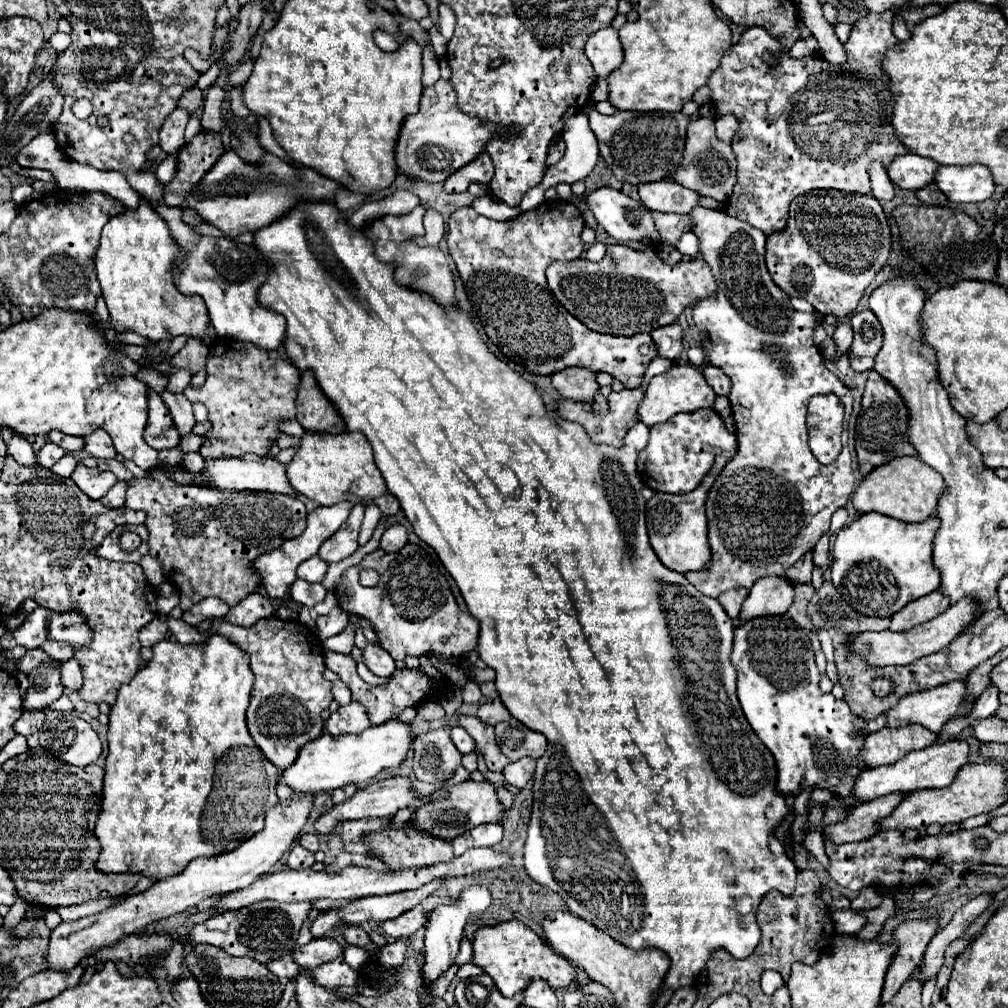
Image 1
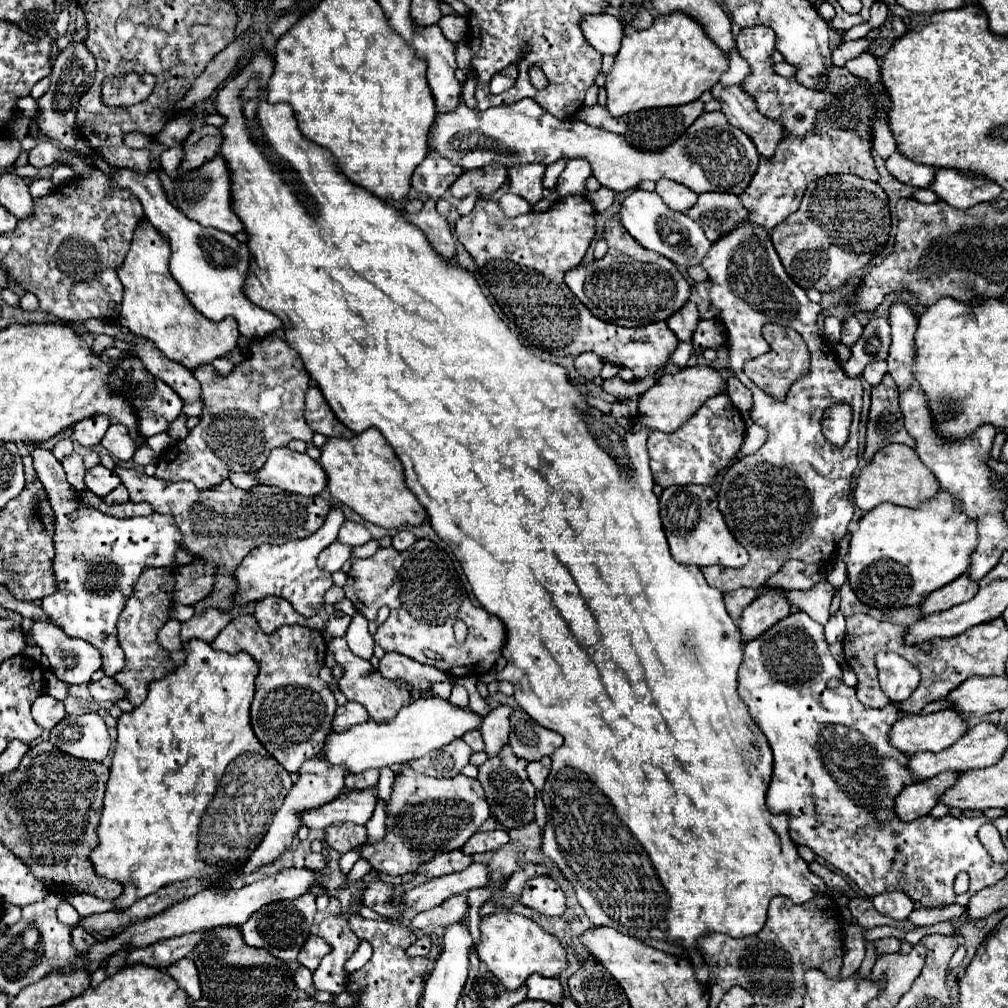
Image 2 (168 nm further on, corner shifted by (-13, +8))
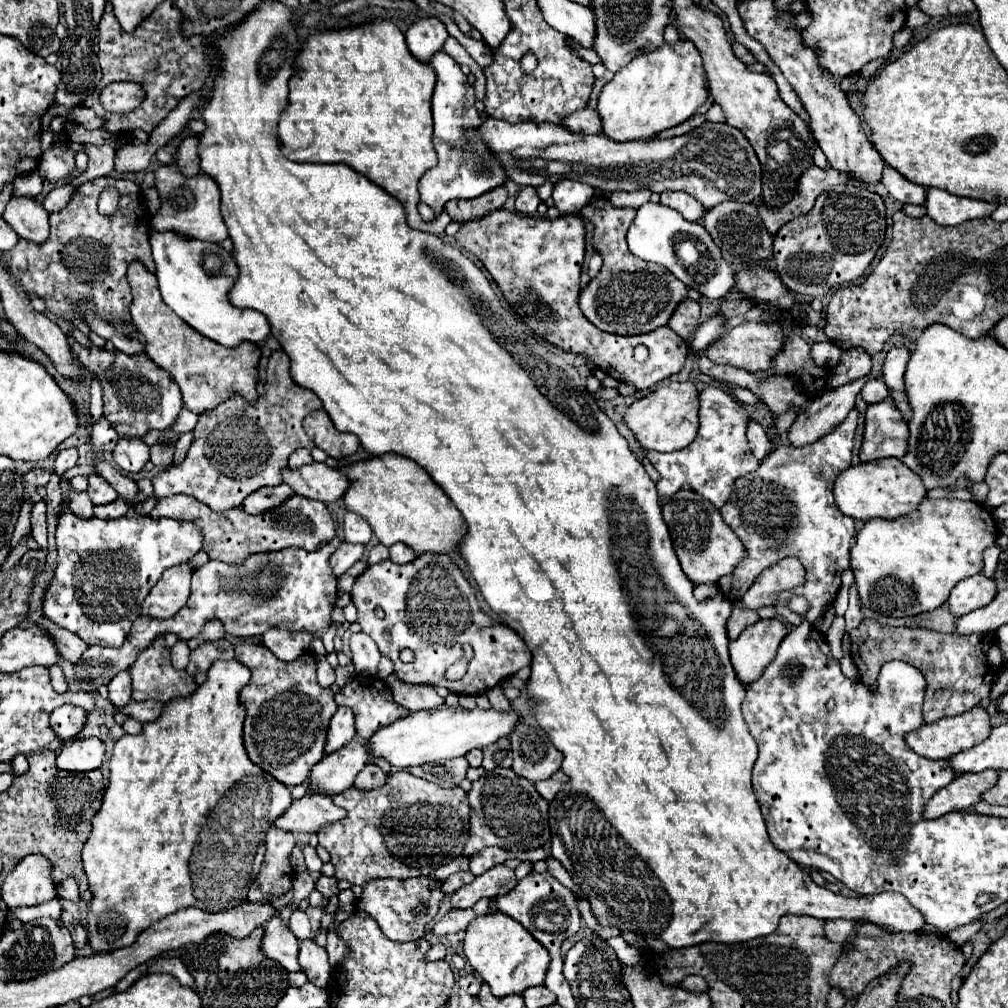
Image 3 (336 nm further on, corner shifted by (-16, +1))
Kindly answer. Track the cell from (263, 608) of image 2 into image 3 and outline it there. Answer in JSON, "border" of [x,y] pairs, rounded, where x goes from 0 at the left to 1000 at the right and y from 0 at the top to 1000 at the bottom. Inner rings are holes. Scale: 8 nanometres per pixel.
{"border":[[[266,623],[260,631],[260,637],[266,645],[270,645],[278,655],[282,657],[290,657],[294,655],[298,649],[302,649],[304,645],[308,645],[308,637],[313,631],[298,625],[298,627],[290,627],[290,625],[280,625],[280,623]]]}

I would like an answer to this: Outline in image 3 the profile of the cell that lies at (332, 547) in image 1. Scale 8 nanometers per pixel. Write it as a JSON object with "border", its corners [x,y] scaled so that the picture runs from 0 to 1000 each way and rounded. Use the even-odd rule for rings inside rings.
{"border":[[[349,508],[341,510],[339,526],[341,526],[341,538],[347,538],[347,540],[363,542],[369,534],[369,524],[361,518],[361,514],[355,514],[355,510],[349,510]]]}

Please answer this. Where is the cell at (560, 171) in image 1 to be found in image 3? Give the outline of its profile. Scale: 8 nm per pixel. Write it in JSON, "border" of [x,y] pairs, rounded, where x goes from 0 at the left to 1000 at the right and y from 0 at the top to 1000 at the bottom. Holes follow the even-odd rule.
{"border":[[[556,179],[550,185],[548,190],[550,204],[554,206],[556,212],[571,212],[575,210],[587,196],[587,185],[573,181],[573,179]]]}

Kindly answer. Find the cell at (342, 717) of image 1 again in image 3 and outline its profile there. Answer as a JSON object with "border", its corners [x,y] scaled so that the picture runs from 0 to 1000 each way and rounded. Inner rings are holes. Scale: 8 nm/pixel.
{"border":[[[335,702],[333,708],[327,714],[325,732],[323,732],[323,748],[337,744],[341,738],[345,738],[353,730],[351,720],[351,706],[345,702]]]}

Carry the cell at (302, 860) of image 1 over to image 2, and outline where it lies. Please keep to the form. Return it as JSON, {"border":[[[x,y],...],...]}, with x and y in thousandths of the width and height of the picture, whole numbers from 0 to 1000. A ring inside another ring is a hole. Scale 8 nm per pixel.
{"border":[[[307,846],[303,852],[303,860],[307,860],[309,864],[320,864],[324,860],[324,856],[318,846]]]}

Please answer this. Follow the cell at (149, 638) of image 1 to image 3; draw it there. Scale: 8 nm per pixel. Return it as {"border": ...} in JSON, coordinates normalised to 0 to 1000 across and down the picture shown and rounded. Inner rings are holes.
{"border":[[[177,635],[177,637],[169,643],[169,649],[171,649],[171,661],[183,665],[185,659],[187,659],[187,649],[188,649],[187,639],[185,639],[183,635]]]}

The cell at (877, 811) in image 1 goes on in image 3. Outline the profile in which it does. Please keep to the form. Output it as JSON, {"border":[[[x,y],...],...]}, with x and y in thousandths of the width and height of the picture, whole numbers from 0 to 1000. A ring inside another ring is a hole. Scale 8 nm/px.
{"border":[[[976,764],[970,768],[952,768],[940,780],[933,782],[917,800],[915,810],[919,813],[933,812],[944,804],[956,804],[972,796],[972,788],[988,778],[988,764]]]}

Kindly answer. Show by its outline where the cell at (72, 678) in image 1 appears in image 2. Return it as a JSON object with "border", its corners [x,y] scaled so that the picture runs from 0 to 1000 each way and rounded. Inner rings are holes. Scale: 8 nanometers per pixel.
{"border":[[[102,672],[96,678],[88,678],[88,686],[90,686],[92,693],[98,695],[98,697],[104,697],[104,695],[116,697],[120,693],[126,693],[124,684],[114,674],[110,674],[110,672]]]}

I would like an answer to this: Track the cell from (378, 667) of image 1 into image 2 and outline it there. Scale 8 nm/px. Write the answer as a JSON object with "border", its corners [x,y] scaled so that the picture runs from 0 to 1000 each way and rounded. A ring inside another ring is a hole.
{"border":[[[382,648],[382,652],[376,656],[376,668],[388,676],[394,676],[394,674],[404,676],[408,680],[410,691],[418,688],[426,688],[428,682],[436,676],[447,674],[439,666],[426,662],[426,660],[418,660],[410,654],[404,654],[398,648]]]}

